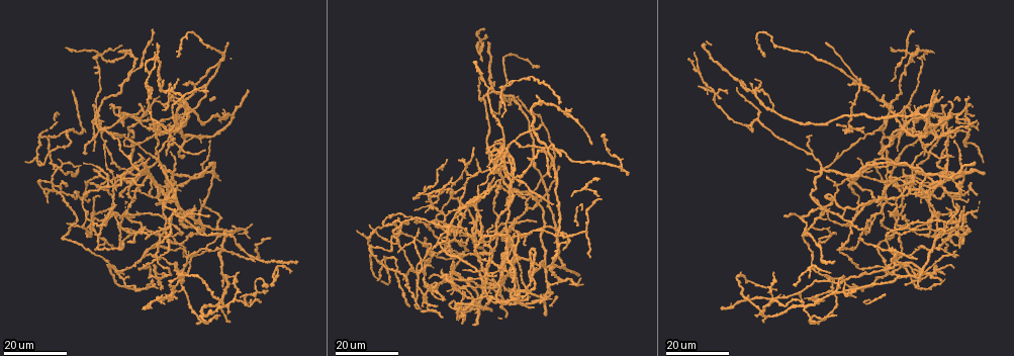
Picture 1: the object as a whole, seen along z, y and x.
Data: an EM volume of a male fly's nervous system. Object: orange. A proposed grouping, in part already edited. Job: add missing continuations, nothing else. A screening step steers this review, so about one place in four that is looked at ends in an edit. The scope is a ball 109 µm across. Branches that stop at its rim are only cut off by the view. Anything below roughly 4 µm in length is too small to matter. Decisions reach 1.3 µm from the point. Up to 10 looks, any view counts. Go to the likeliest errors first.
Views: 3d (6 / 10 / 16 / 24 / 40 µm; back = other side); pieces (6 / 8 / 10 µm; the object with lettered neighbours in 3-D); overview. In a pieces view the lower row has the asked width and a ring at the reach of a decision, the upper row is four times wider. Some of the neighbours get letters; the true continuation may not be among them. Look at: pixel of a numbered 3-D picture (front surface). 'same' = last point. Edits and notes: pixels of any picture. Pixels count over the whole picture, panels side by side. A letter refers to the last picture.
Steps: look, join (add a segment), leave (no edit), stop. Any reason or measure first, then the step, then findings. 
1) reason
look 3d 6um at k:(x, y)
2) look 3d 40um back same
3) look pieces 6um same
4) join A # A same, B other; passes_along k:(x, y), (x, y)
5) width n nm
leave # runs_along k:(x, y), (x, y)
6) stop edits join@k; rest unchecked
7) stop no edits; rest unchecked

an open end
look 3d 24um at 1:(368, 226)

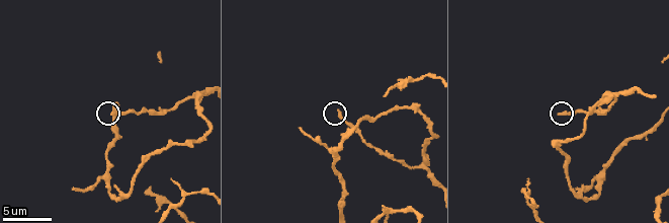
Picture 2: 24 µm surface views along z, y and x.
see the neighbours
look pieces 8um at 2:(340, 109)

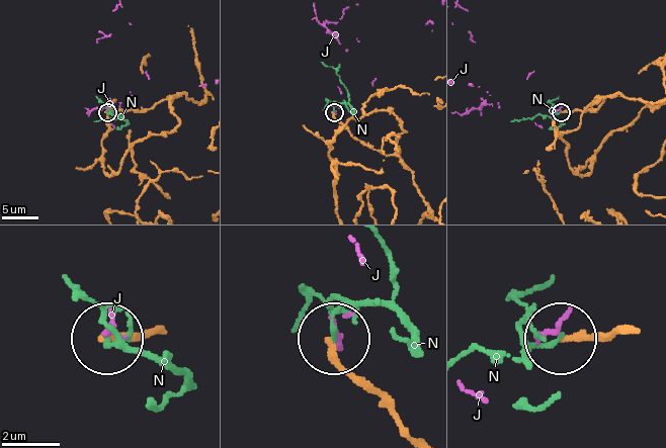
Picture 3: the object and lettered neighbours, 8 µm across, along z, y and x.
leave # J other, N other; runs_along 3:(405, 430), (344, 365), (332, 338); none of them fits

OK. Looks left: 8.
long arm stops here
look pieces 6um at 2:(161, 61)

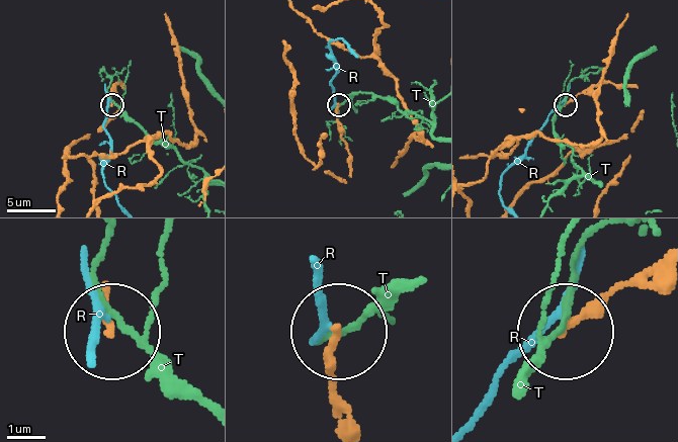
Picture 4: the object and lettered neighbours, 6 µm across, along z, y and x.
leave # R other, T other; no lettered segment goes on from it

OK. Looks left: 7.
free end
look 3d 24um at 1:(171, 177)

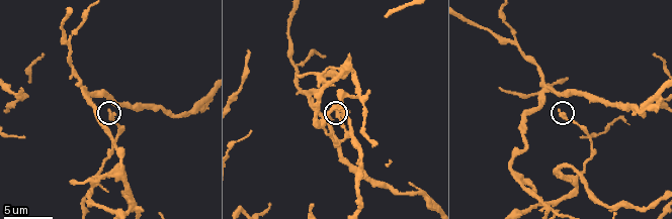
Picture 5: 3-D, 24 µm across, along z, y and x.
look pieces 10um at 5:(561, 109)

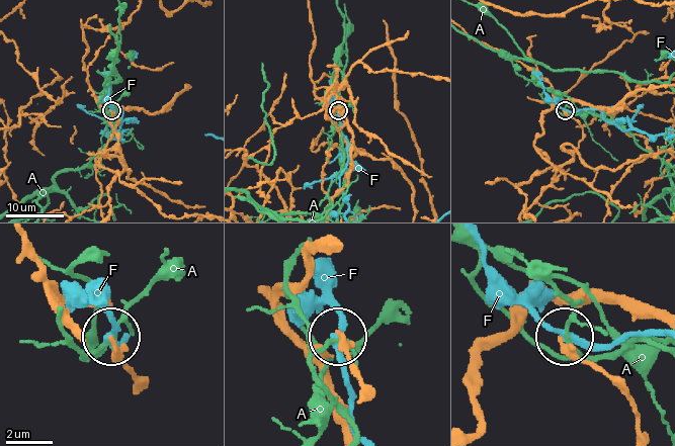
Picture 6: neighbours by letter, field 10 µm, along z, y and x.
leave # A other, F other; runs_along 6:(638, 433), (631, 404), (562, 336); none of them fits

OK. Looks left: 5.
free end
look 3d 6um at 5:(20, 89)

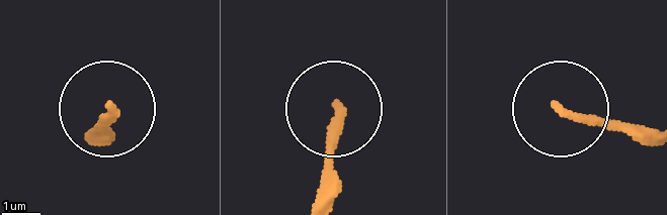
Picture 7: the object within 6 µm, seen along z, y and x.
look pieces 8um at 7:(560, 107)

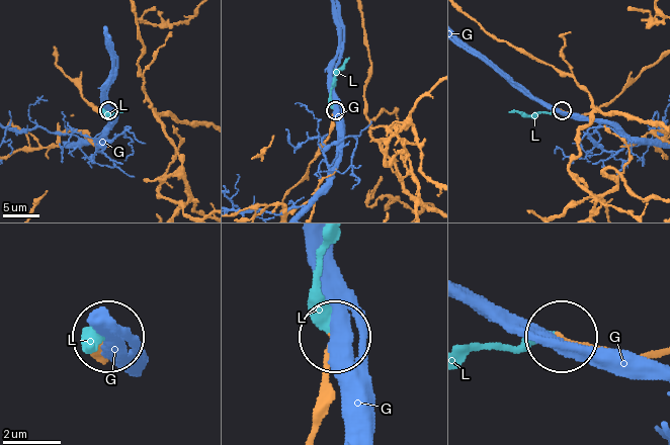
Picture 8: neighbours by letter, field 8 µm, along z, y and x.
join L # G other, L same; passes_along 8:(318, 409), (333, 334), (318, 280), (321, 244); the cell continues

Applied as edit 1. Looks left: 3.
look overview

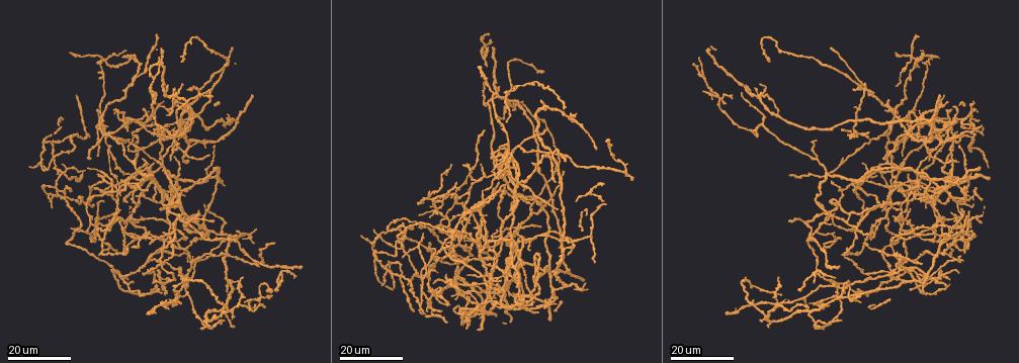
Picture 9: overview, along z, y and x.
stops while still wide
look 3d 16um at 9:(91, 158)

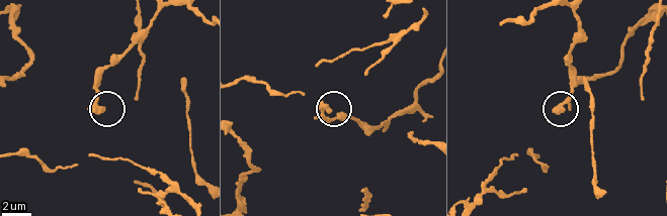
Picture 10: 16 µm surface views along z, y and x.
look pieces 10um at 10:(97, 110)

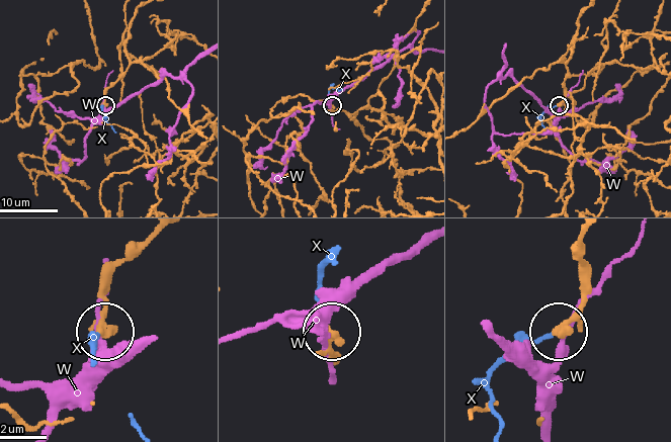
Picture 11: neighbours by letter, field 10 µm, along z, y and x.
join X # W other, X same; passes_along 11:(586, 271), (580, 304), (489, 379), (499, 426); it goes on there

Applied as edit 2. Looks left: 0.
stop edits join@8, join@11; rest unchecked

